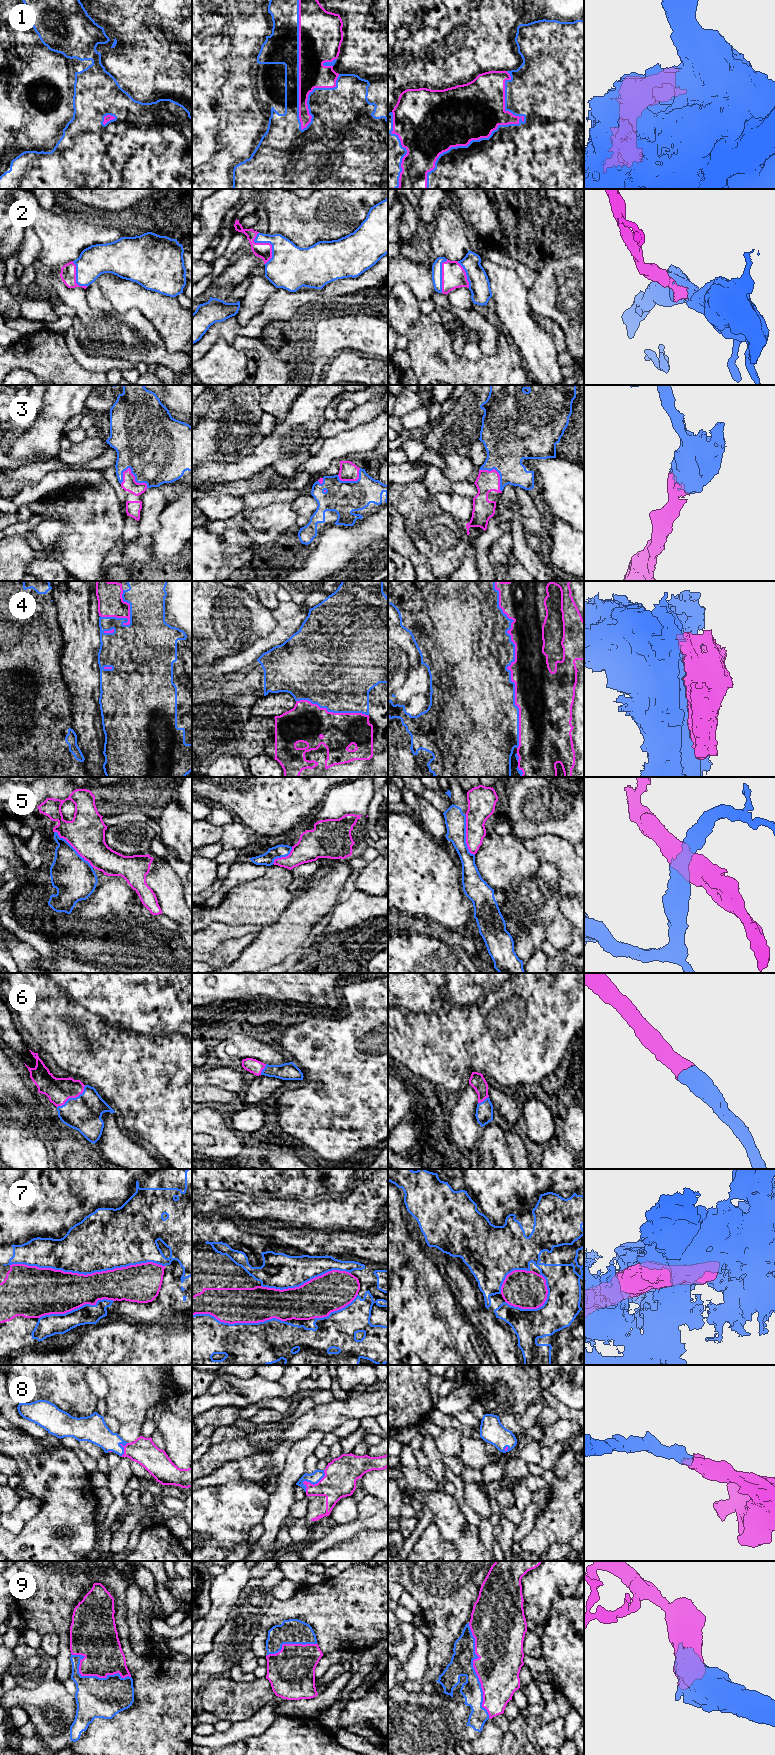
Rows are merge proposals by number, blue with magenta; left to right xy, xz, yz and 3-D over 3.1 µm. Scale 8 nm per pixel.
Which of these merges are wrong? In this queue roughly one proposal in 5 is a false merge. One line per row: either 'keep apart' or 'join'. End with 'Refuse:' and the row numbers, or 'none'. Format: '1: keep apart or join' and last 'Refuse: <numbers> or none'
1: join
2: join
3: join
4: keep apart
5: keep apart
6: join
7: join
8: join
9: join
Refuse: 4, 5

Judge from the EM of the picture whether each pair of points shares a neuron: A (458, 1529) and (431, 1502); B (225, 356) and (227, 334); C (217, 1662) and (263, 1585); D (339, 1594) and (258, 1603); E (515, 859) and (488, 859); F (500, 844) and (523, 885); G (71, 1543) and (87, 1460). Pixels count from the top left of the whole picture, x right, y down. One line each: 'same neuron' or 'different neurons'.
A: same neuron
B: different neurons
C: same neuron
D: different neurons
E: same neuron
F: different neurons
G: different neurons

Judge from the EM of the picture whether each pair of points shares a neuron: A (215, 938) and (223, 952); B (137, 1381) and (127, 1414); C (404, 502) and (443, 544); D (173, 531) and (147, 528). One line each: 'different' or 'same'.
A: different
B: same
C: same
D: different

